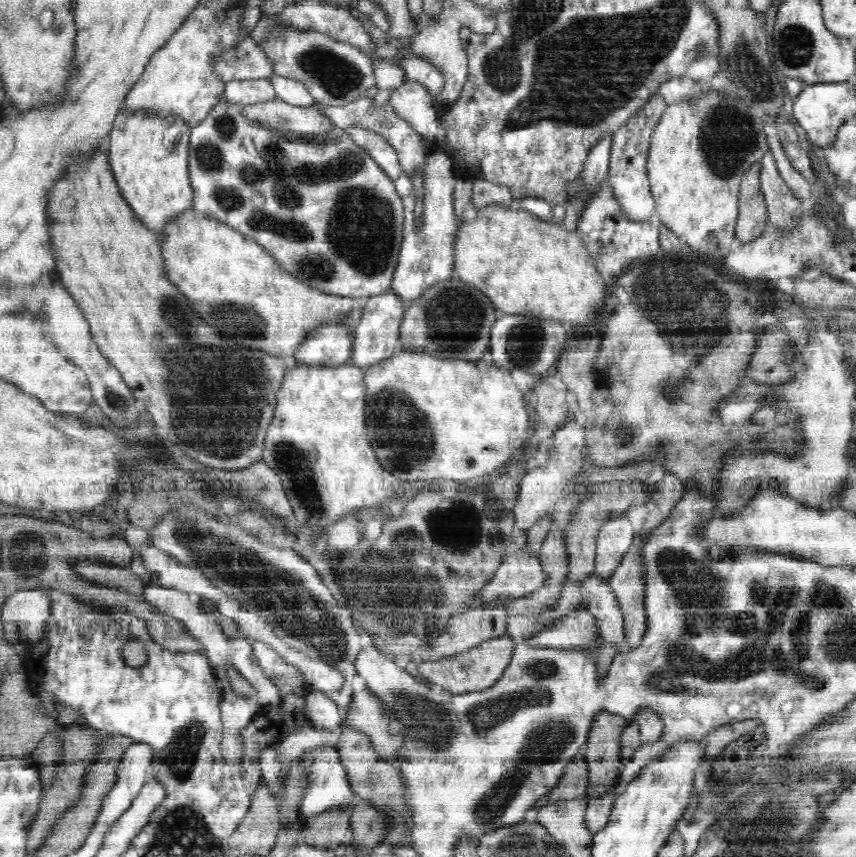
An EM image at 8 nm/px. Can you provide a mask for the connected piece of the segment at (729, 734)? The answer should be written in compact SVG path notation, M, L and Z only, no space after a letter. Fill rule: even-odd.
M750 718L750 720L734 720L719 726L710 731L704 738L704 756L712 758L722 752L730 742L738 740L744 733L750 732L760 724L760 720Z

